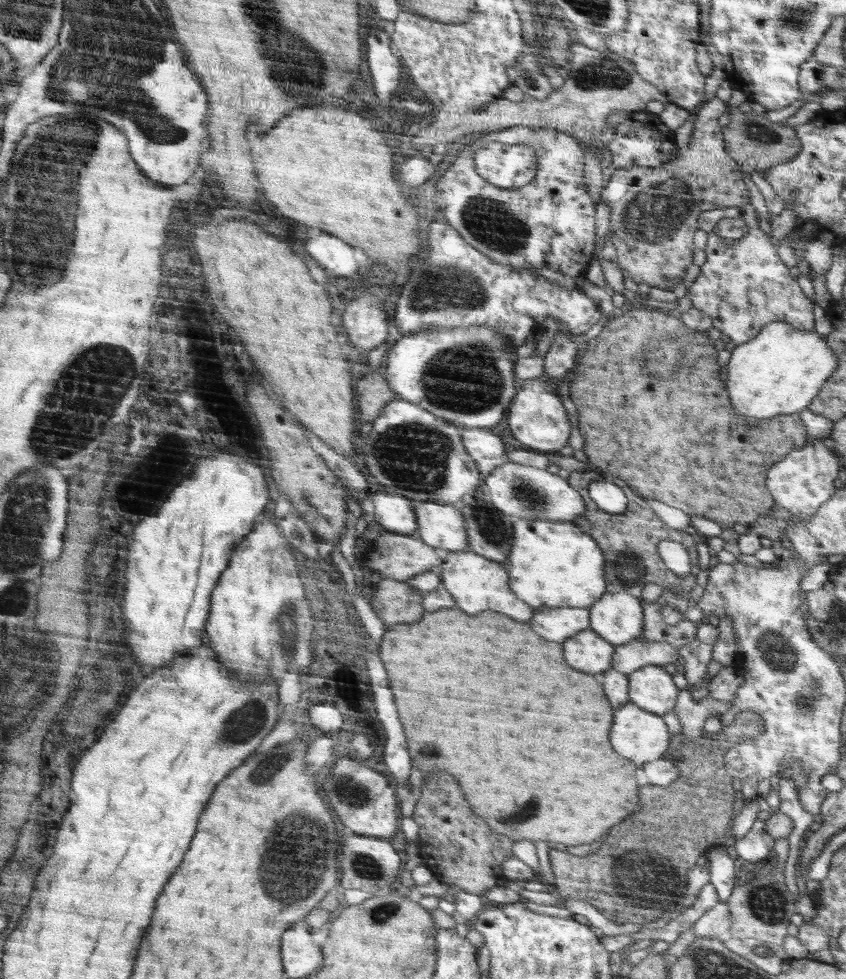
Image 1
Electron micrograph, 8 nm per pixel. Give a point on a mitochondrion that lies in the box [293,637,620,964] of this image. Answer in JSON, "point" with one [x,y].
{"point":[531,807]}

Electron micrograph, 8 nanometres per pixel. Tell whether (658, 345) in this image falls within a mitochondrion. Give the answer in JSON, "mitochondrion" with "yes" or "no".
{"mitochondrion":"yes"}

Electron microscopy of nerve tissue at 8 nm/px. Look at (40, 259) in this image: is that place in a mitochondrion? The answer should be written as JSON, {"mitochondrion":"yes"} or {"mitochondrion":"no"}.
{"mitochondrion":"yes"}

